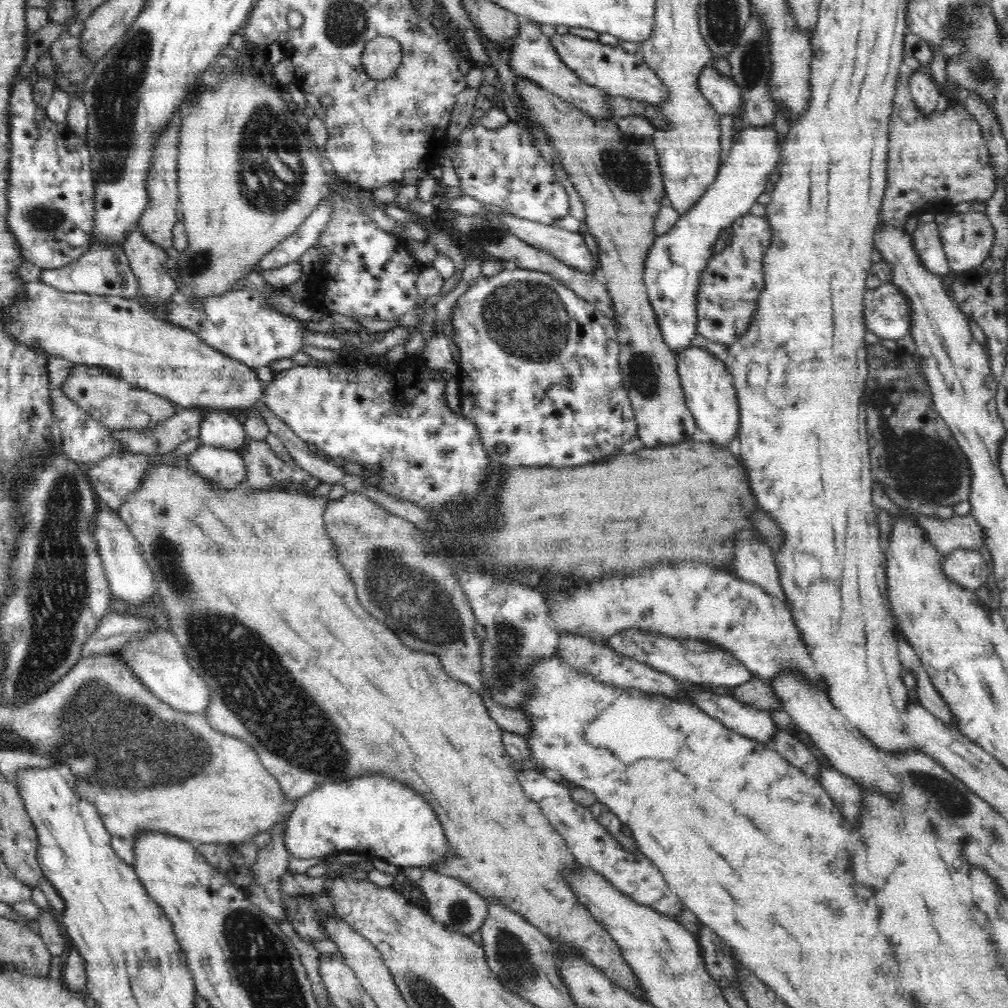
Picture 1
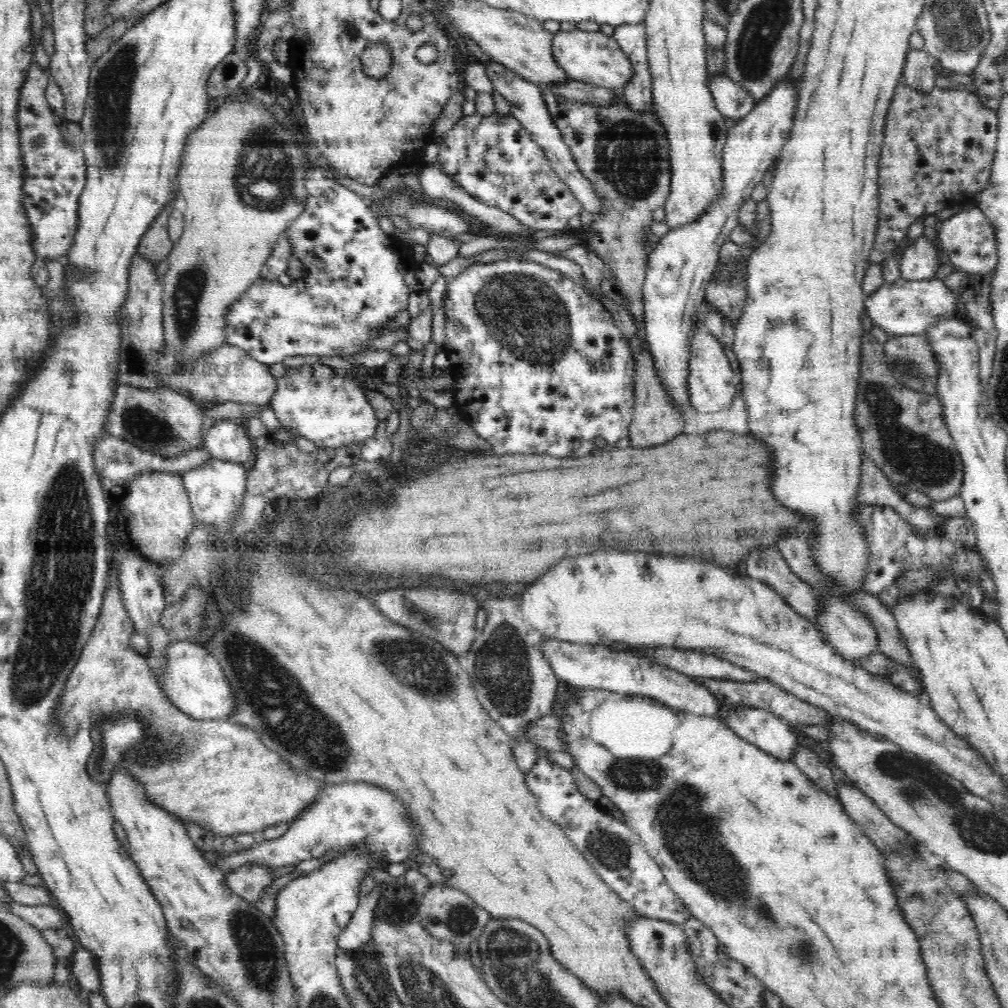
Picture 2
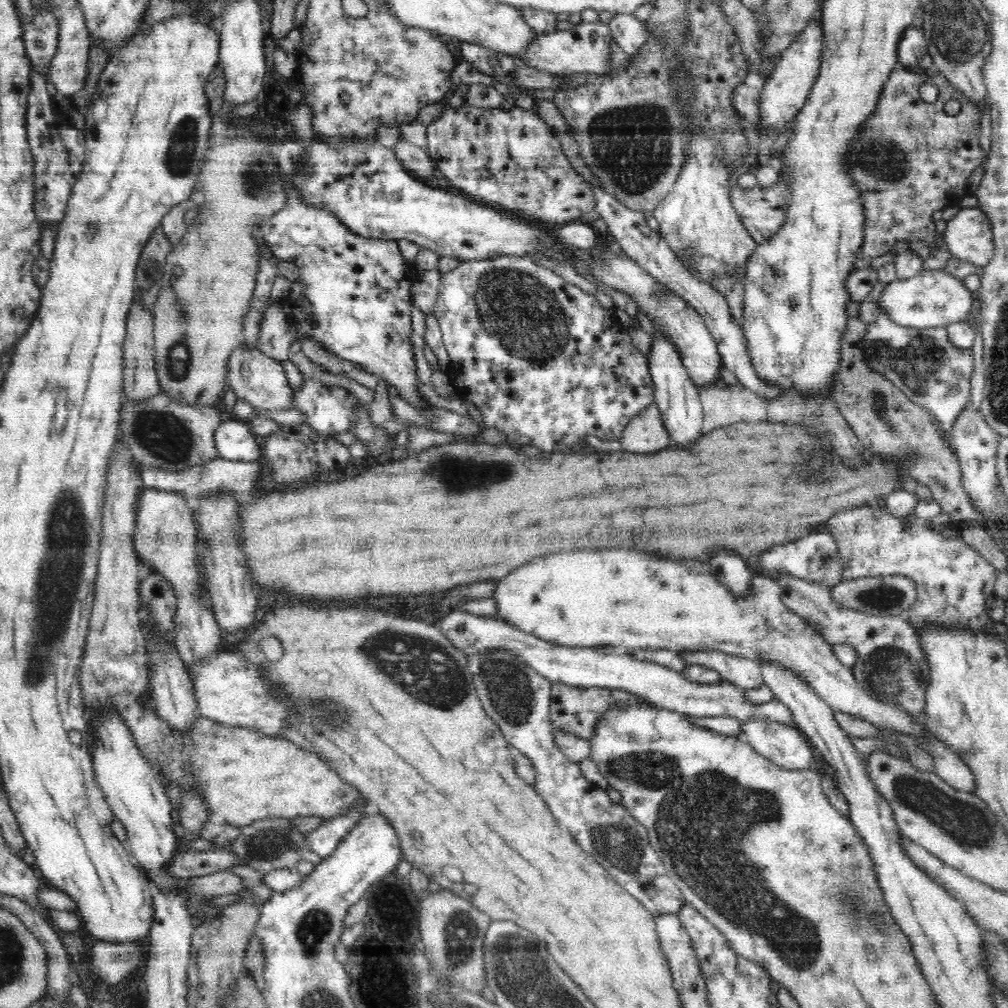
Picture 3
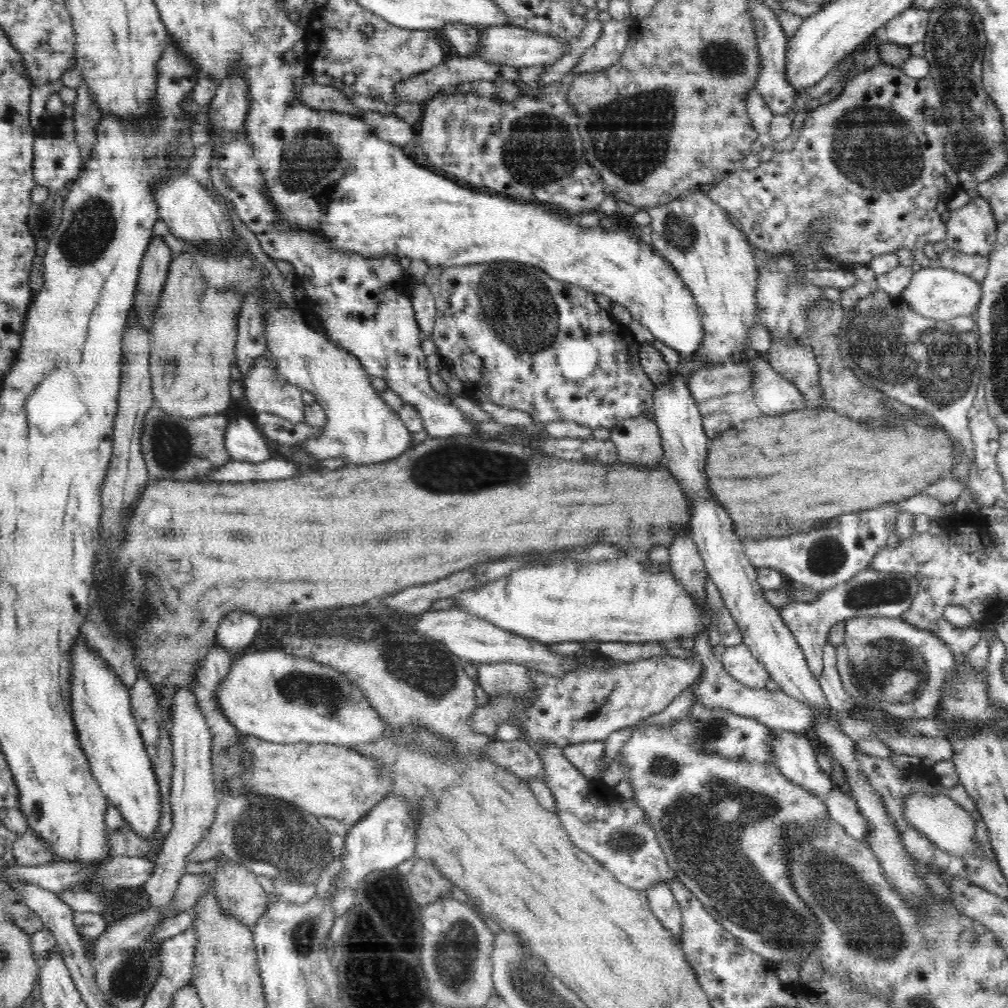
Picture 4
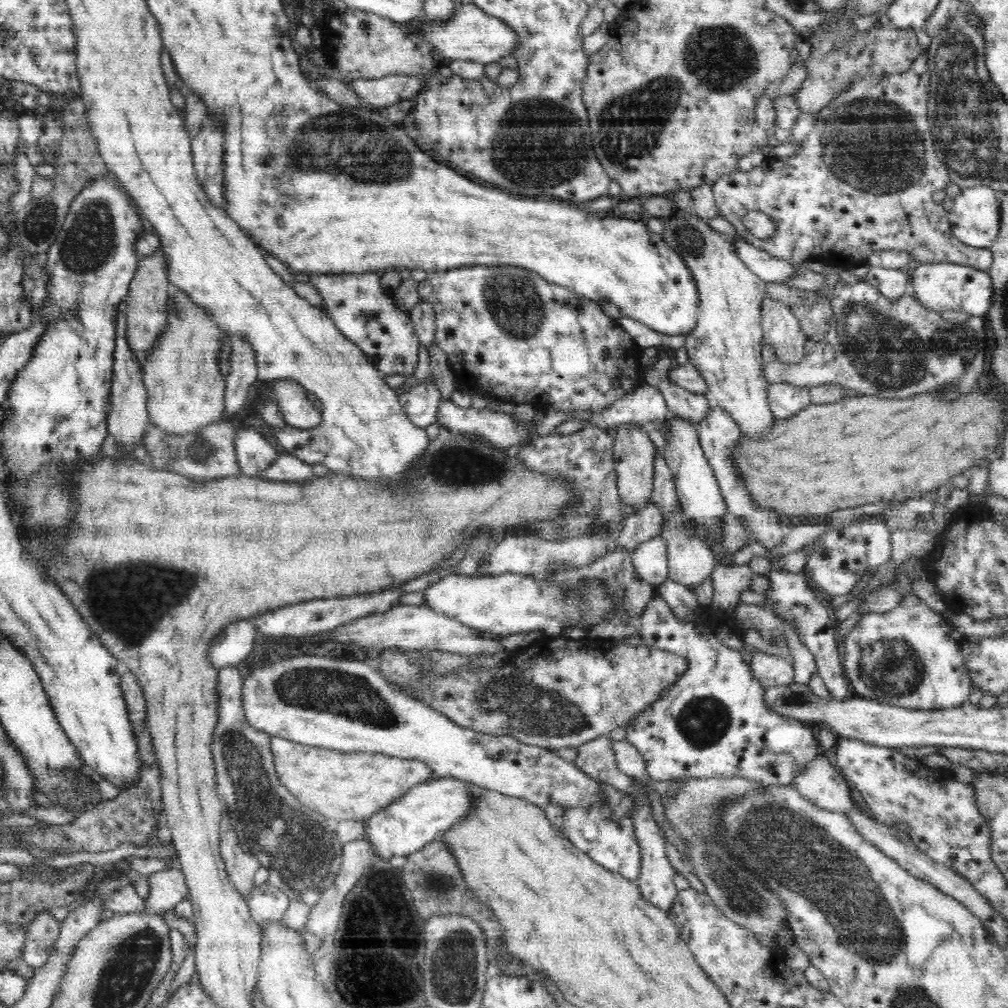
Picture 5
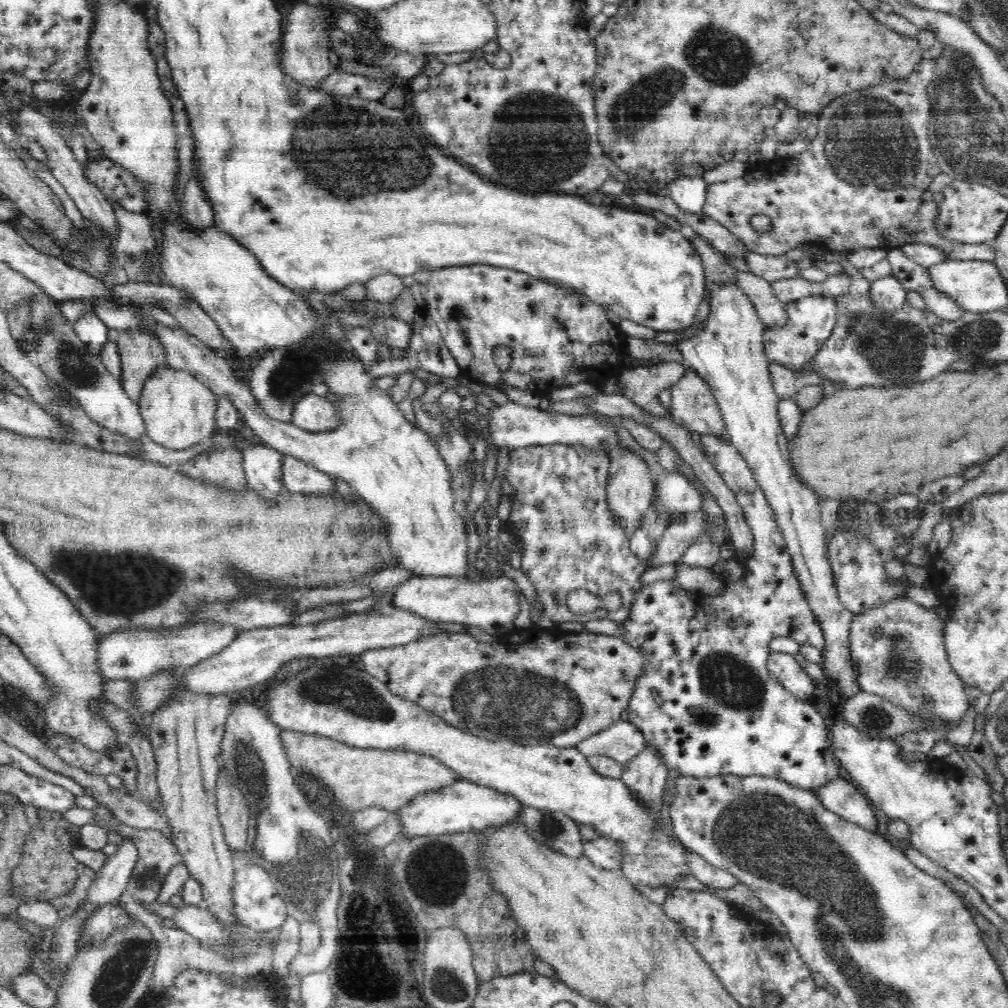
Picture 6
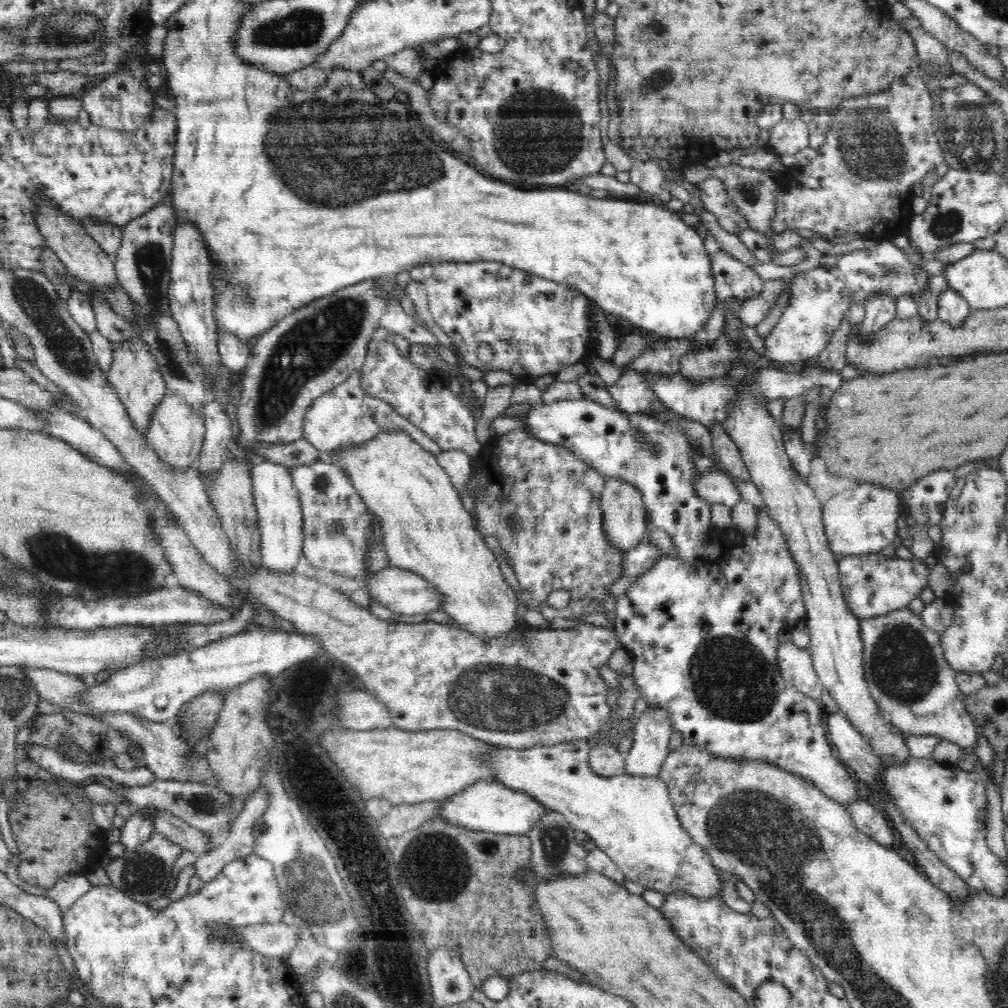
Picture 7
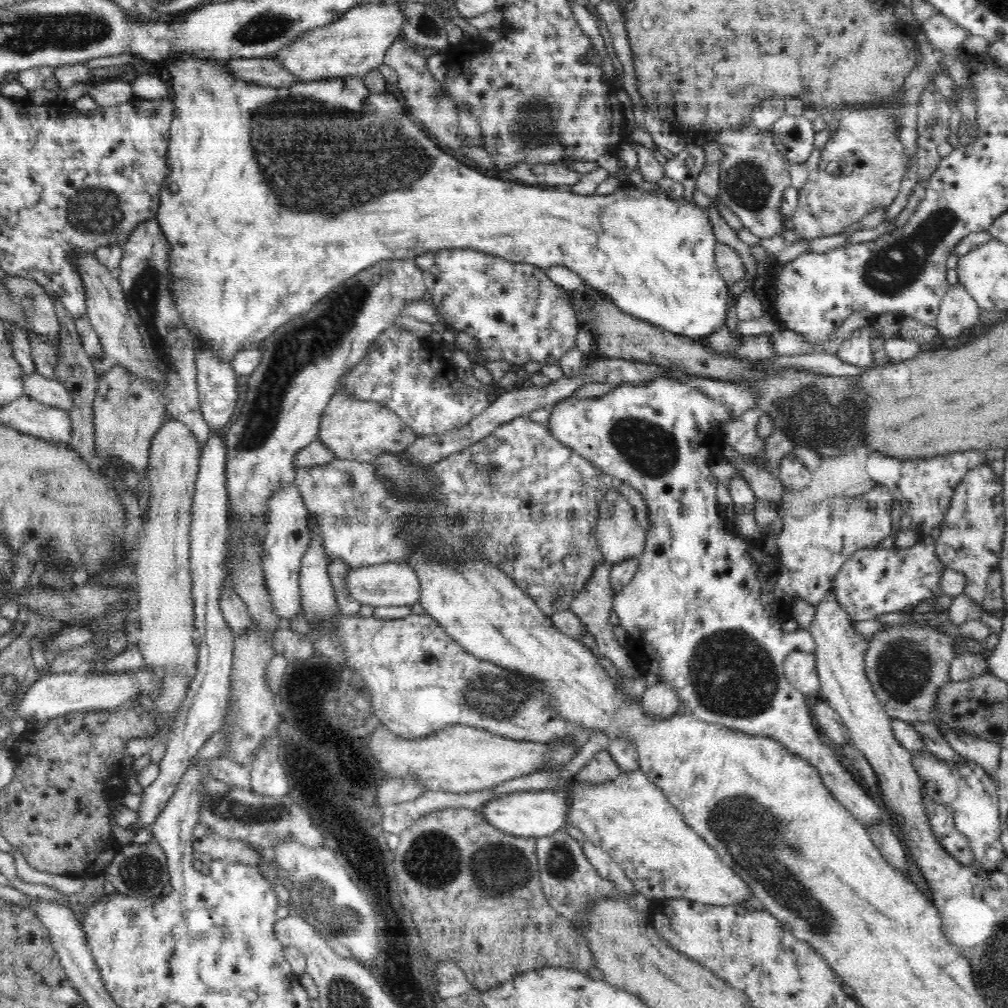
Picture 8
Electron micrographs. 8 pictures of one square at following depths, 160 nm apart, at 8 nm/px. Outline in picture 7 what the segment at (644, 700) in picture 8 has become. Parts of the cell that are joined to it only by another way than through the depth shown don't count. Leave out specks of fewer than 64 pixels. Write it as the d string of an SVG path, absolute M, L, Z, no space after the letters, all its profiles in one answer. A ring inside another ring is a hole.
M647 705L637 718L633 744L625 755L626 773L659 777L662 761L668 755L672 723L668 713L656 705Z

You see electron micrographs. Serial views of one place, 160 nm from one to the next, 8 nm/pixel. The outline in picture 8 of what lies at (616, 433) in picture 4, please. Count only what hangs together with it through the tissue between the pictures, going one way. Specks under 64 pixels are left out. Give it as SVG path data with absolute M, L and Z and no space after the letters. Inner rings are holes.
M616 486L606 492L604 500L600 503L595 537L606 563L622 562L622 560L639 556L644 550L645 532L635 517L634 507L620 494Z

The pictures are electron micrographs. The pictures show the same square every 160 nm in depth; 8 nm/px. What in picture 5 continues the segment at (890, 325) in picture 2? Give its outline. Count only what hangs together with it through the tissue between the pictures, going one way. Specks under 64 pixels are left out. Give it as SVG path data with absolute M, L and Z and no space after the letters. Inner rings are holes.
M938 262L938 264L918 264L911 272L909 291L920 304L930 311L941 313L945 310L964 311L969 315L985 317L992 308L992 277L989 272L977 270L970 266L952 264L950 262Z

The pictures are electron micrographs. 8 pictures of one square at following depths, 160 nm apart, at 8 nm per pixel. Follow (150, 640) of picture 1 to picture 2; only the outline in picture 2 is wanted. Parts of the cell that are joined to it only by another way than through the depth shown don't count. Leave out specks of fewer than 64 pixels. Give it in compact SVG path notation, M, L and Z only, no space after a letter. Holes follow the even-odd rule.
M172 638L164 661L166 666L160 686L172 704L199 721L231 719L238 704L236 693L232 691L231 682L223 672L221 664L216 657L209 654L205 646Z

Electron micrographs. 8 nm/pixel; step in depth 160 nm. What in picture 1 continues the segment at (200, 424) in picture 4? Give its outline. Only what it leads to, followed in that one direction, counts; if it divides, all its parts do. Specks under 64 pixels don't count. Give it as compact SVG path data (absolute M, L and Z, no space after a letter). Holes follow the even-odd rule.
M78 365L70 368L70 374L60 386L64 394L84 412L99 410L105 419L100 422L109 429L144 430L150 424L160 424L176 415L180 407L172 401L150 391L133 387L120 377L114 377L104 367Z

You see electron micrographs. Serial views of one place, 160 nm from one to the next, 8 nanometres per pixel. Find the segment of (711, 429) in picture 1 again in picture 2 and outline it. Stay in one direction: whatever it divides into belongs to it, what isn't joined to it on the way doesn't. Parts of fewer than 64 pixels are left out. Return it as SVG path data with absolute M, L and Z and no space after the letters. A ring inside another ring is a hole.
M698 324L694 329L691 338L688 370L688 399L692 409L709 413L726 410L732 406L734 395L739 388L740 375L732 370L730 361L724 353L723 344L717 337L706 333L702 324Z

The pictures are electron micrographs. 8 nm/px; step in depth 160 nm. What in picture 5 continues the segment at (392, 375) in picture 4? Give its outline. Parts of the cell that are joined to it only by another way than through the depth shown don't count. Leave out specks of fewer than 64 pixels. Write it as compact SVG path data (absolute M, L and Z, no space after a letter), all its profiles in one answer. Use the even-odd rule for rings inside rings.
M380 274L366 275L311 275L311 284L323 297L323 310L334 325L356 346L382 376L389 374L413 375L420 354L420 341L416 336L408 311L402 312L394 304L390 288L380 286ZM455 399L453 400L440 400L439 408L436 414L436 422L439 424L440 429L446 429L450 433L468 433L470 435L478 435L480 437L486 437L492 446L502 449L508 449L514 444L520 444L524 442L532 428L534 428L534 422L528 422L527 424L520 424L511 414L504 414L500 410L490 410L489 407L483 410L477 410L473 407L459 408L456 406Z

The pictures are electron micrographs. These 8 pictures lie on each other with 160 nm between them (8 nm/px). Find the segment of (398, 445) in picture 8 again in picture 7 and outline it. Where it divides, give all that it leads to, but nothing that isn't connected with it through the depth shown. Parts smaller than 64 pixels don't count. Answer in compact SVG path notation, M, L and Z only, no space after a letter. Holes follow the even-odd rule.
M361 368L356 370L344 383L322 394L312 402L312 407L304 416L303 438L312 443L322 454L330 456L338 454L342 448L360 446L370 442L380 432L407 432L414 442L424 450L435 455L443 450L423 430L414 426L407 418L394 411L394 408L385 400L367 395L361 387Z

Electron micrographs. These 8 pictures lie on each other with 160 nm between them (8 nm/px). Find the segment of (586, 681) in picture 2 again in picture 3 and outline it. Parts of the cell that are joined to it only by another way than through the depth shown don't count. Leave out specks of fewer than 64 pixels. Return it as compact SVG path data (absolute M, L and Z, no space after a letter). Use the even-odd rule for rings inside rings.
M454 610L444 618L436 621L436 626L446 635L448 641L463 654L476 655L489 649L506 651L508 655L517 656L537 674L553 683L584 688L610 688L628 691L633 695L645 698L660 710L668 709L692 716L731 716L740 724L752 718L763 718L768 722L779 722L786 726L795 724L792 711L774 696L769 702L754 704L744 695L745 689L729 681L716 684L699 684L688 681L682 674L670 668L662 668L655 662L642 661L624 654L604 654L594 647L556 646L555 643L541 640L536 636L524 633L516 626L495 618L475 616L460 610Z

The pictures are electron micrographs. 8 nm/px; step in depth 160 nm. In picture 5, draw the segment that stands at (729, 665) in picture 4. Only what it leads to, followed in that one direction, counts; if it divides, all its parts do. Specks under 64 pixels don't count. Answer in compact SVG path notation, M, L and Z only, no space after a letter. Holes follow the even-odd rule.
M740 653L748 663L752 675L764 688L794 683L794 667L791 659L766 653Z

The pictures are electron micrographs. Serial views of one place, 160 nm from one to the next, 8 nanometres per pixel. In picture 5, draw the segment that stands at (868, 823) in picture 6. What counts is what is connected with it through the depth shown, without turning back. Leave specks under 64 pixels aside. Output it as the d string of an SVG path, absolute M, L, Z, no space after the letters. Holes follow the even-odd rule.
M823 755L808 760L808 764L804 764L804 768L796 774L792 784L800 795L804 795L804 798L822 810L846 815L854 809L844 777Z

